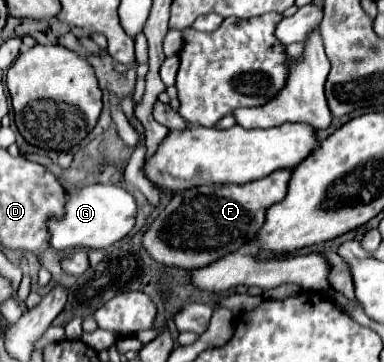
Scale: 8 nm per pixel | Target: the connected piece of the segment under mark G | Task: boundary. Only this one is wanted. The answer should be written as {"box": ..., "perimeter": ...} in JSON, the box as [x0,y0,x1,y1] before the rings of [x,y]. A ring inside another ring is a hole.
{"box":[49,185,137,251],"perimeter":[[[87,185],[81,189],[69,189],[65,193],[65,215],[49,217],[49,247],[55,251],[65,249],[107,249],[115,241],[123,239],[135,225],[137,205],[129,191],[117,185]]]}

